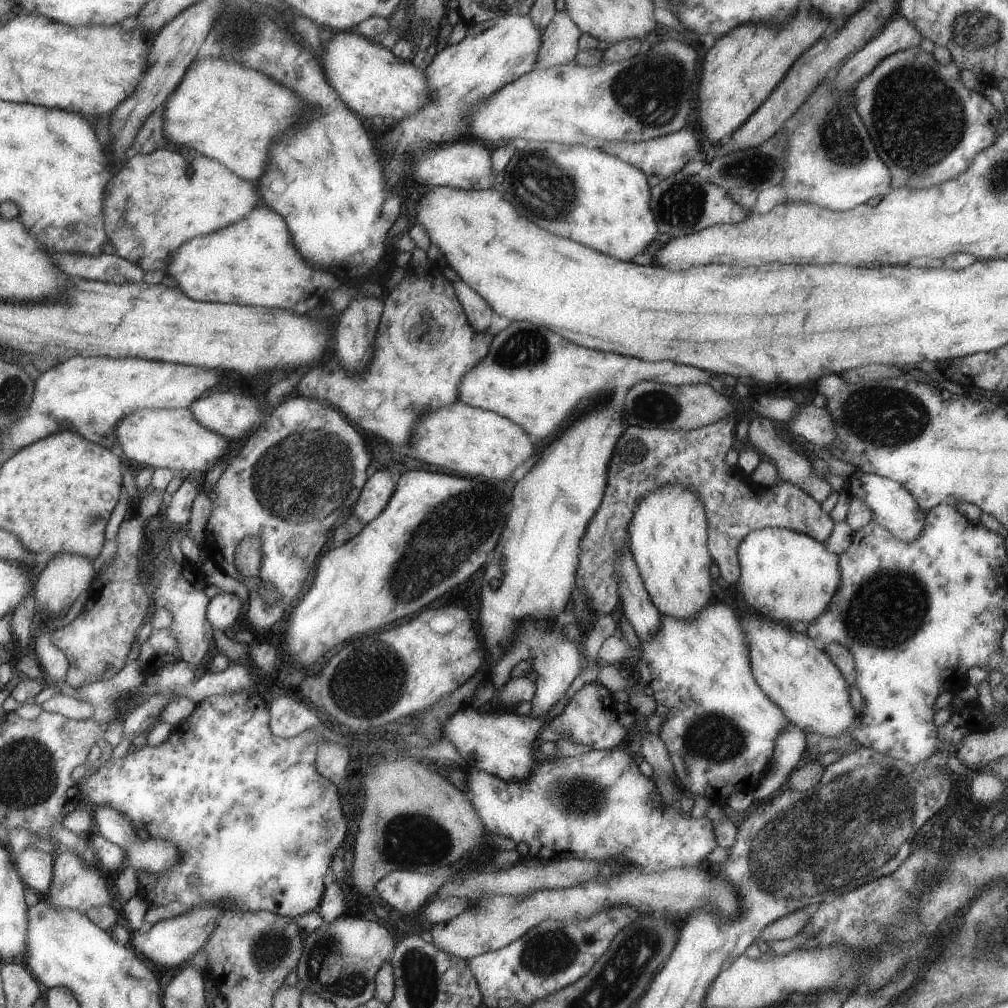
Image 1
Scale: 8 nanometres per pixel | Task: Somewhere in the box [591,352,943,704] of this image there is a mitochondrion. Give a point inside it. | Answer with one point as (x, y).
(876, 608)

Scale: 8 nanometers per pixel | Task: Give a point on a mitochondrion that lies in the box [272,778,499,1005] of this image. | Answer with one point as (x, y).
(329, 970)

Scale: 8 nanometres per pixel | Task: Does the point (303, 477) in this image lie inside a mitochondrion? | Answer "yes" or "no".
yes

